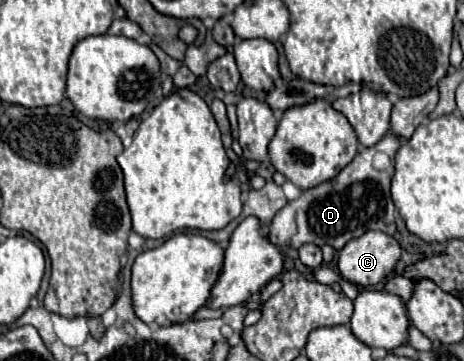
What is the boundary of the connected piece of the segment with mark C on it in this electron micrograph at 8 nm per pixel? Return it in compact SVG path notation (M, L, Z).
M367 231L365 235L349 241L341 249L337 267L339 267L341 277L347 279L349 283L359 285L359 287L375 287L375 285L387 281L389 273L395 269L395 263L399 261L399 255L401 255L401 247L391 235L387 235L383 231Z

